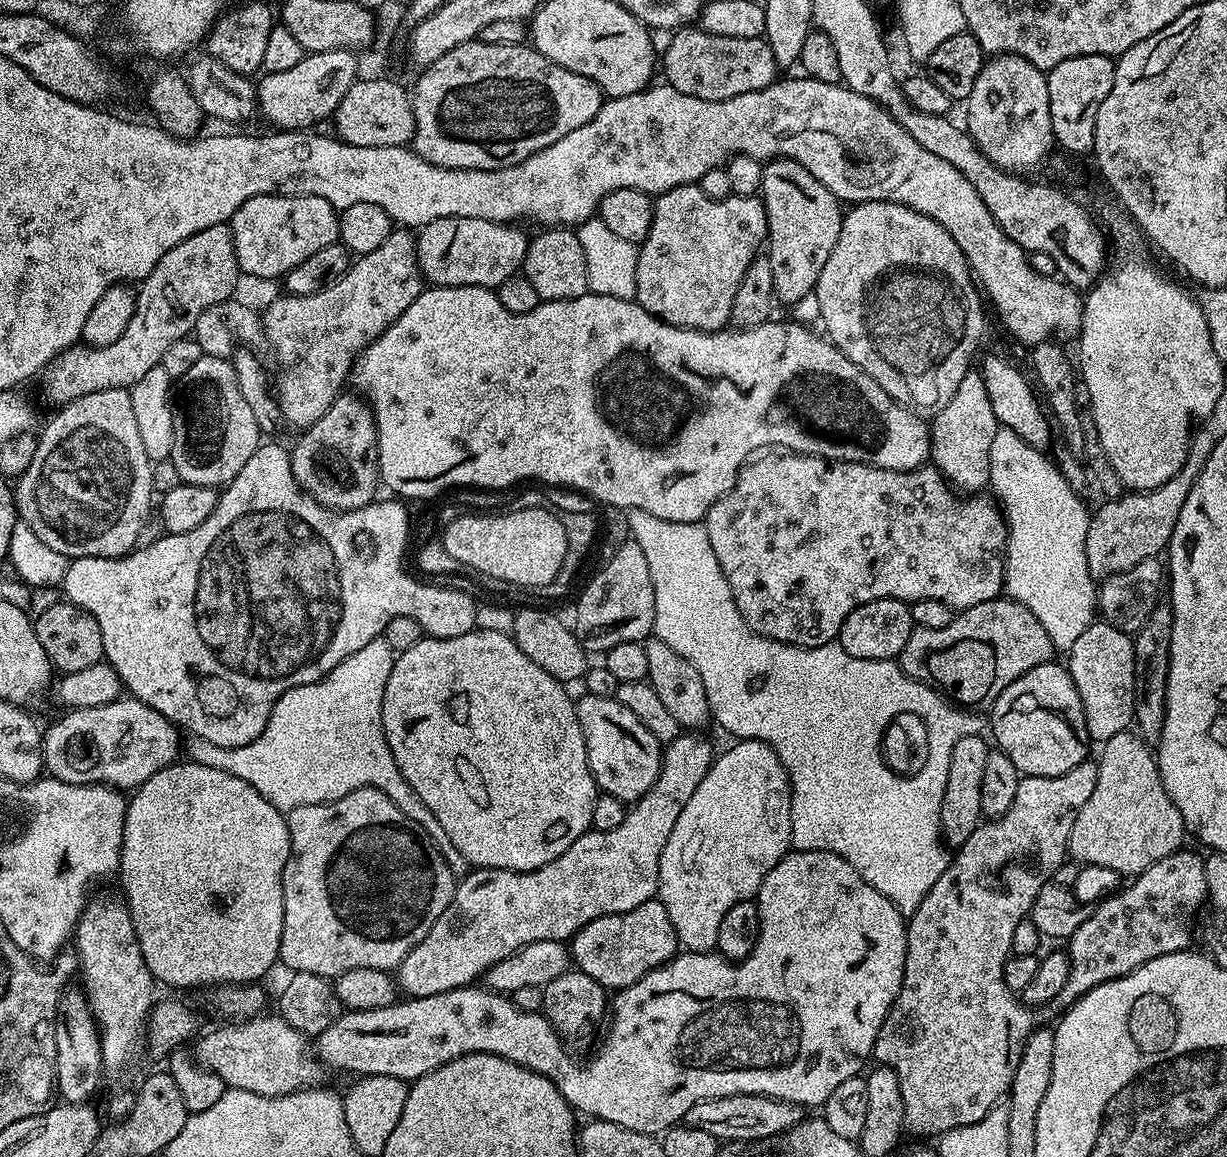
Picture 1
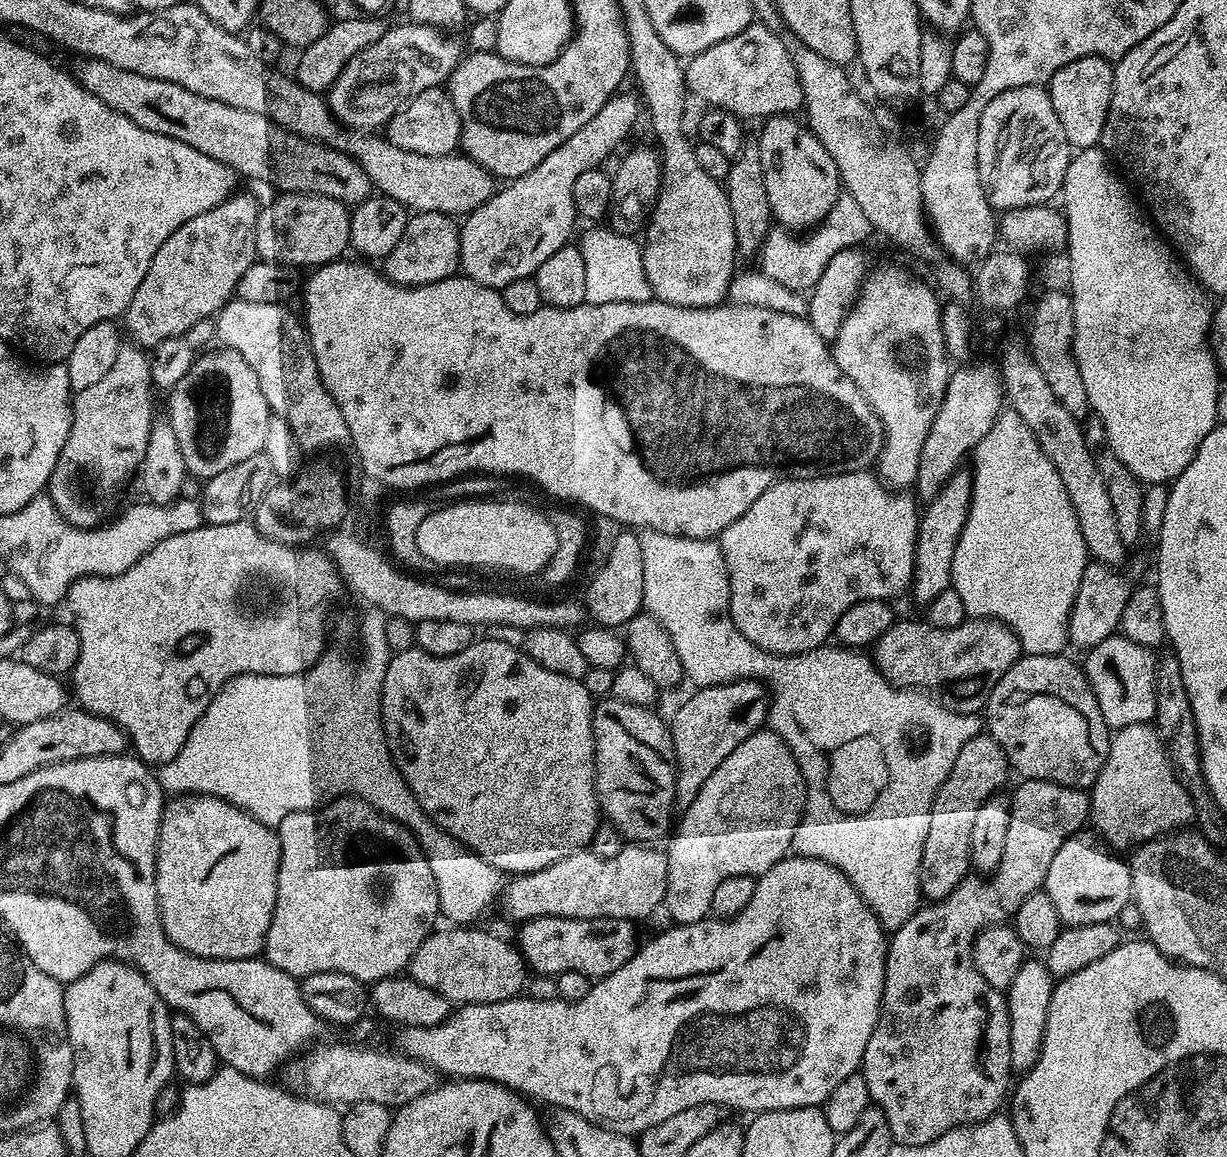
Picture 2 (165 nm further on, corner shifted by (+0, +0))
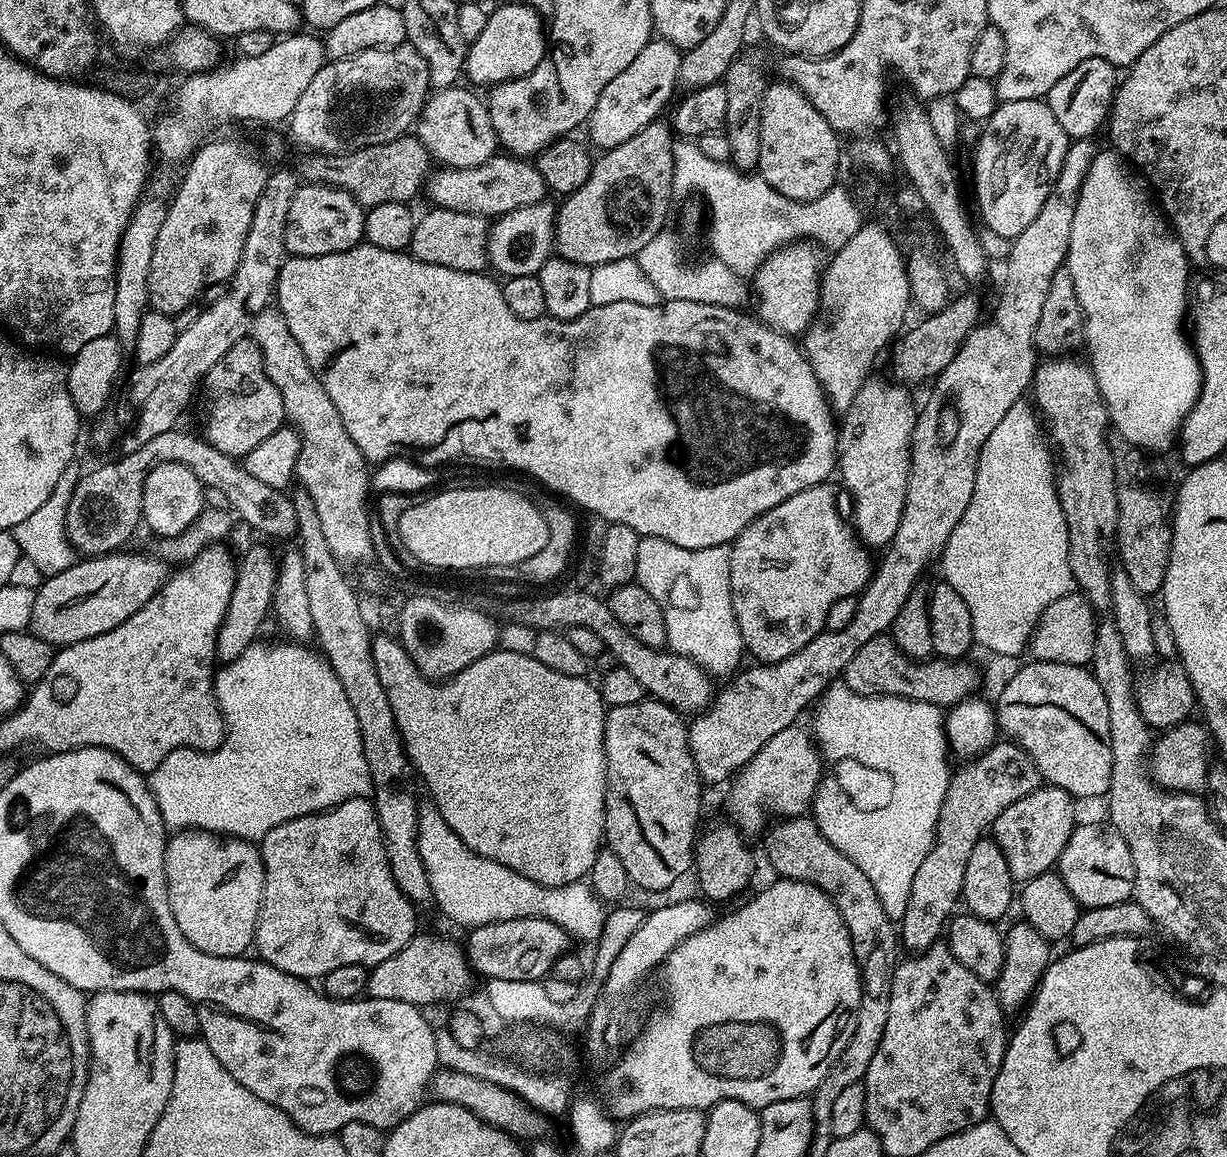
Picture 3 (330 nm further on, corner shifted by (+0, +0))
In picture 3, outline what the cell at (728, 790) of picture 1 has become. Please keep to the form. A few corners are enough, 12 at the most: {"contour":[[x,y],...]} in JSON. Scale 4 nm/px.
{"contour":[[800,726],[774,738],[736,773],[731,823],[763,833],[805,815],[822,757]]}

